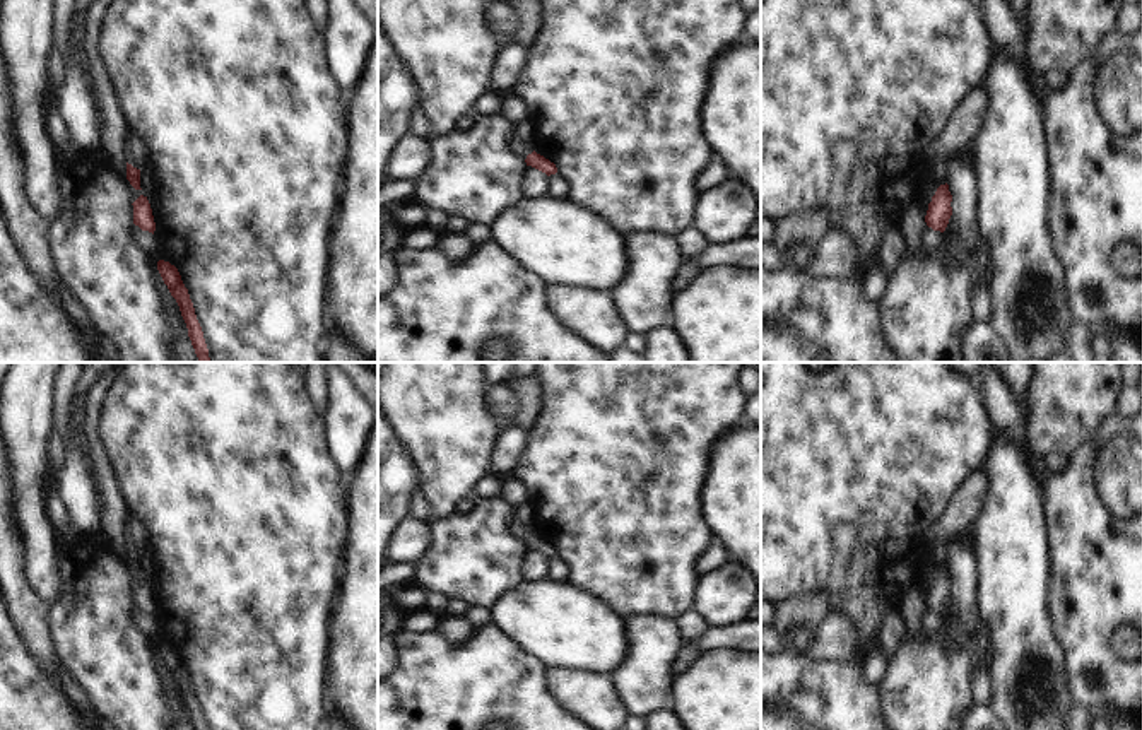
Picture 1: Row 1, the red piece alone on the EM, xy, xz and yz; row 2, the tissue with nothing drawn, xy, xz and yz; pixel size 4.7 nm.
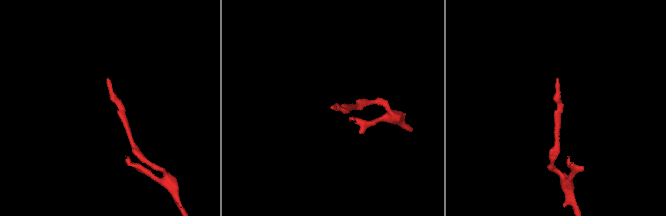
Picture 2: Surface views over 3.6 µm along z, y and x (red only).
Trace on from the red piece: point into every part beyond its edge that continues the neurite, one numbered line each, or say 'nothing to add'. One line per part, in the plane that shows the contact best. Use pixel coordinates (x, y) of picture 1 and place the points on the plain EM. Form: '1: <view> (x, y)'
nothing to add

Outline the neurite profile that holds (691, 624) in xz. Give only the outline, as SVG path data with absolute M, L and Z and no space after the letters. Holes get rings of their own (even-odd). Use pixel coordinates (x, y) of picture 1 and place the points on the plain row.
M692 609L680 614L674 621L680 631L684 643L694 641L696 638L699 638L708 629L706 621L698 612L694 612Z

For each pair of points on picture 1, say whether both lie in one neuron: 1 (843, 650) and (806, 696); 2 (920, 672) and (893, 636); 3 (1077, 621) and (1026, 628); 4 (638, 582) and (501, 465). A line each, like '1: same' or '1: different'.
1: different
2: different
3: different
4: different

